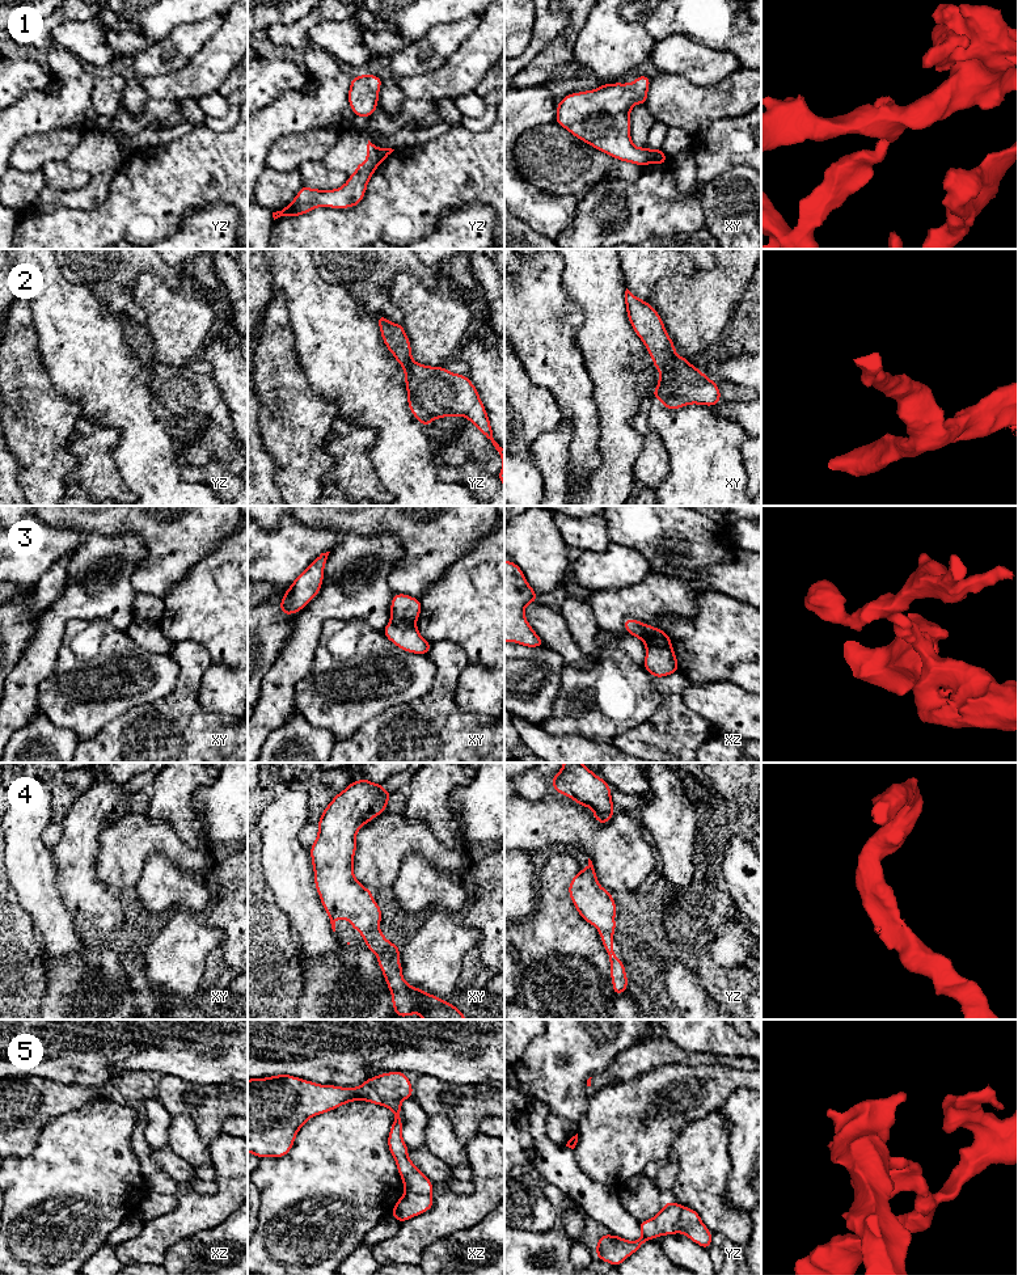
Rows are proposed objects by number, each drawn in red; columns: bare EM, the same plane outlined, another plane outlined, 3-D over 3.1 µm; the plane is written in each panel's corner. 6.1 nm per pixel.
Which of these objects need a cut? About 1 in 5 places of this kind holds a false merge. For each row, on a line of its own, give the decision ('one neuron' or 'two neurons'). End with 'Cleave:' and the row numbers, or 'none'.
1: two neurons
2: one neuron
3: two neurons
4: one neuron
5: two neurons
Cleave: 1, 3, 5

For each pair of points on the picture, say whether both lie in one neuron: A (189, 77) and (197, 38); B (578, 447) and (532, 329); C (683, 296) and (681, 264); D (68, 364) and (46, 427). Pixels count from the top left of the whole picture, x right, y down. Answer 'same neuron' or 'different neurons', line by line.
A: different neurons
B: same neuron
C: different neurons
D: different neurons

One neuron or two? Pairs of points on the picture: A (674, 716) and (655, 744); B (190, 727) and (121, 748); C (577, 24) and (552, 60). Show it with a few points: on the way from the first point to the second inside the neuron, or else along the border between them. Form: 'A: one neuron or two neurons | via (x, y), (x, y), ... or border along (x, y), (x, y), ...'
A: one neuron | via (674, 722), (674, 726), (662, 738)
B: one neuron | via (173, 744), (169, 748), (138, 748)
C: one neuron | via (570, 33), (564, 39), (558, 51)

